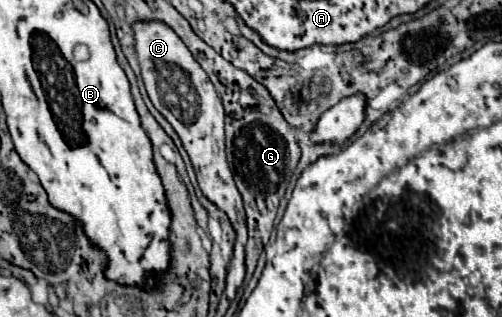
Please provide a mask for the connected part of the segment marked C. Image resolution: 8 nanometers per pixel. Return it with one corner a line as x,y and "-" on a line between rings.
136,21
132,25
134,37
136,37
136,55
142,69
142,79
148,91
148,97
152,99
154,107
168,119
168,123
174,127
174,131
180,135
184,149
190,155
190,161
194,165
198,185
202,193
218,207
222,209
236,229
236,245
234,255
228,267
226,275
226,287
228,287
228,299
232,291
236,291
244,281
246,265
244,265
244,247
248,239
246,231
246,215
242,207
242,197
234,185
232,171
226,163
225,151
225,110
222,101
208,79
206,71
196,63
188,47
182,43
182,39
174,33
172,27
168,27
162,21

